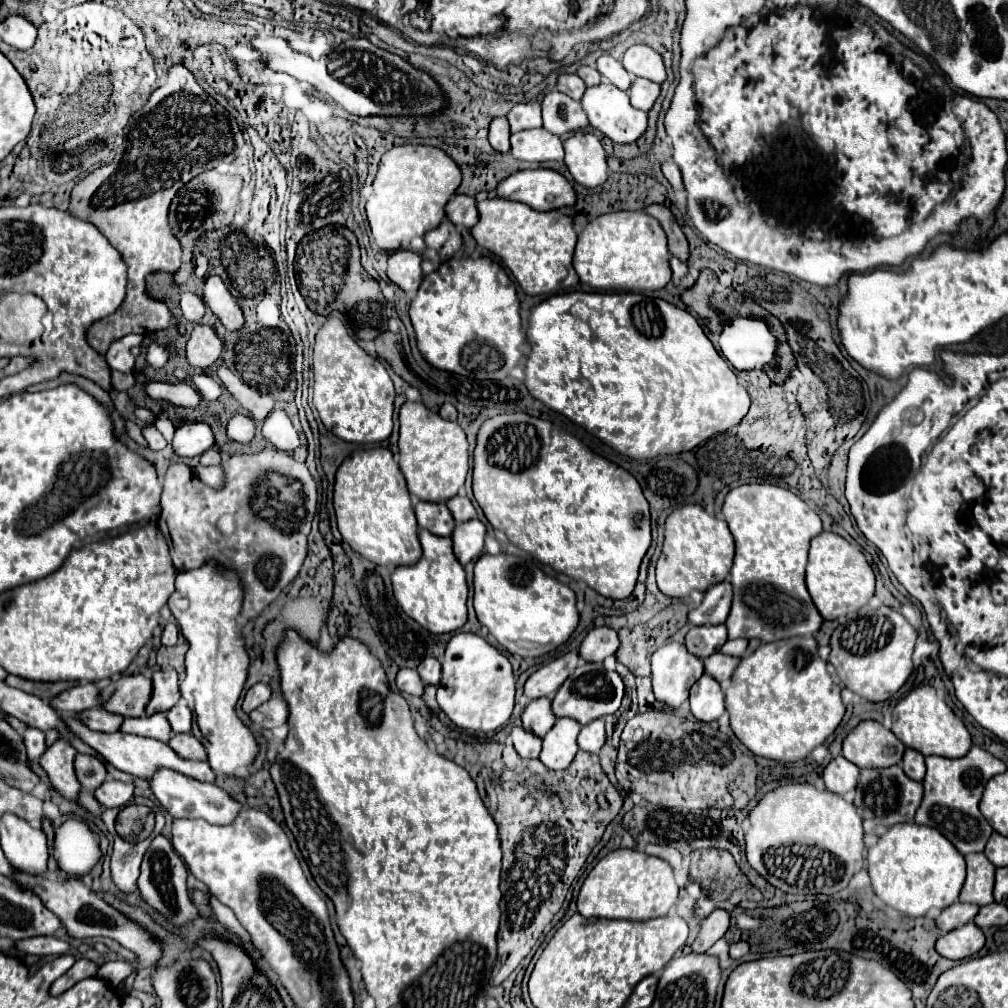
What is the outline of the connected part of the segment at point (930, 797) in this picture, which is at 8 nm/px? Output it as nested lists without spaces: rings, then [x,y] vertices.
[[[972,746],[964,758],[956,758],[956,760],[942,756],[926,756],[926,776],[922,782],[924,798],[916,812],[914,822],[936,828],[942,836],[946,836],[956,846],[960,854],[982,852],[994,830],[982,818],[978,810],[978,802],[986,782],[1002,772],[1006,772],[1006,764],[978,746]]]

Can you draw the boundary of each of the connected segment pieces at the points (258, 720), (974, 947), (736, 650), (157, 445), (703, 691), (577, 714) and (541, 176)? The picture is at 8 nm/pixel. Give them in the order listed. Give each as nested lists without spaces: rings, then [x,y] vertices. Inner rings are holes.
[[[270,698],[262,706],[250,712],[250,718],[254,724],[262,728],[276,728],[288,720],[288,704],[284,698]]]
[[[964,924],[936,940],[936,952],[950,960],[964,960],[984,946],[984,934],[972,924]]]
[[[728,640],[728,642],[722,646],[722,652],[724,652],[724,654],[734,654],[734,656],[742,658],[744,652],[746,652],[746,648],[748,648],[748,642],[746,642],[746,640]]]
[[[150,424],[150,426],[146,426],[144,428],[144,438],[148,440],[148,444],[150,444],[150,448],[154,450],[154,452],[158,452],[158,450],[162,450],[162,448],[166,448],[166,440],[164,440],[164,436],[156,430],[156,426],[154,424]]]
[[[704,674],[692,688],[690,688],[690,710],[694,718],[712,722],[724,714],[724,694],[720,684],[712,680],[712,676]]]
[[[584,662],[580,664],[572,676],[568,676],[568,680],[560,686],[560,690],[556,692],[556,698],[552,700],[552,712],[560,718],[560,716],[568,716],[578,720],[582,726],[606,716],[606,714],[614,714],[620,706],[620,700],[624,696],[624,684],[622,678],[616,672],[608,672],[604,670],[602,664],[592,664],[592,662]]]
[[[544,168],[520,170],[502,180],[496,192],[500,198],[524,202],[540,212],[576,204],[576,194],[572,184],[560,172]]]

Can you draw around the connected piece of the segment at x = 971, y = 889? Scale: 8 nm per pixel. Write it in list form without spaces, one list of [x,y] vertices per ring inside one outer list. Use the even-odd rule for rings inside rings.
[[[984,854],[964,856],[968,866],[968,876],[964,888],[960,890],[960,902],[972,902],[978,906],[992,904],[992,888],[994,888],[994,870],[996,866]]]

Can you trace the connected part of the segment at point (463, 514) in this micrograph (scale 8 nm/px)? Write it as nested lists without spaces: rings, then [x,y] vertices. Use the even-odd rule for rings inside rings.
[[[464,492],[456,494],[454,498],[450,498],[450,500],[446,502],[446,506],[448,506],[448,510],[452,512],[452,516],[454,516],[456,524],[460,524],[460,522],[470,520],[470,518],[474,518],[474,516],[476,516],[474,506],[472,506],[472,502],[466,498],[466,494],[464,494]]]

